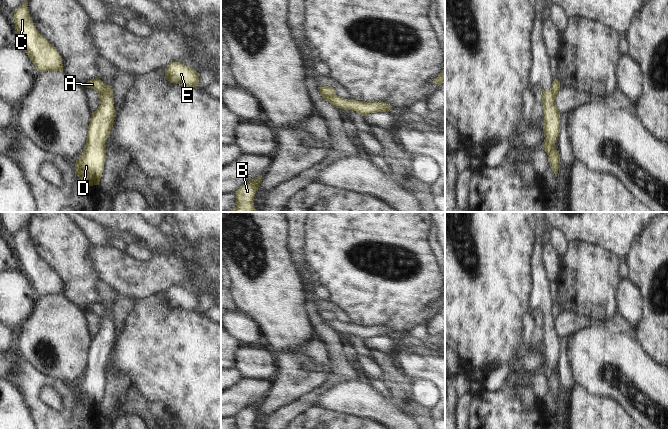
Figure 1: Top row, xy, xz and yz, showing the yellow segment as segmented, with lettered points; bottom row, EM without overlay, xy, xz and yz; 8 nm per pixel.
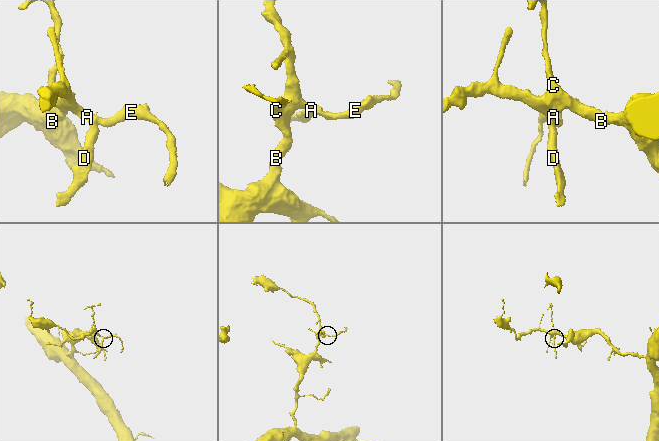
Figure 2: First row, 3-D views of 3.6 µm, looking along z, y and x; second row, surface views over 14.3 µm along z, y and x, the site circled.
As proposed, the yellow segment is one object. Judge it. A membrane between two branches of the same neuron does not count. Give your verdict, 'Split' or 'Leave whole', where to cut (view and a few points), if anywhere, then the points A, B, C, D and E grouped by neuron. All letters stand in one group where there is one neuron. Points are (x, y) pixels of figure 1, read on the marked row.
Split. Split along xz (320, 92), (329, 96), (335, 95). Groups: A B C E / D

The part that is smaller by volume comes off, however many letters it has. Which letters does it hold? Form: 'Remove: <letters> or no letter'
Remove: D

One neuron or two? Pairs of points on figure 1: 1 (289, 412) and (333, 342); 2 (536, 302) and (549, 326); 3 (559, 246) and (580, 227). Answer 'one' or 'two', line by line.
1: one
2: one
3: two

